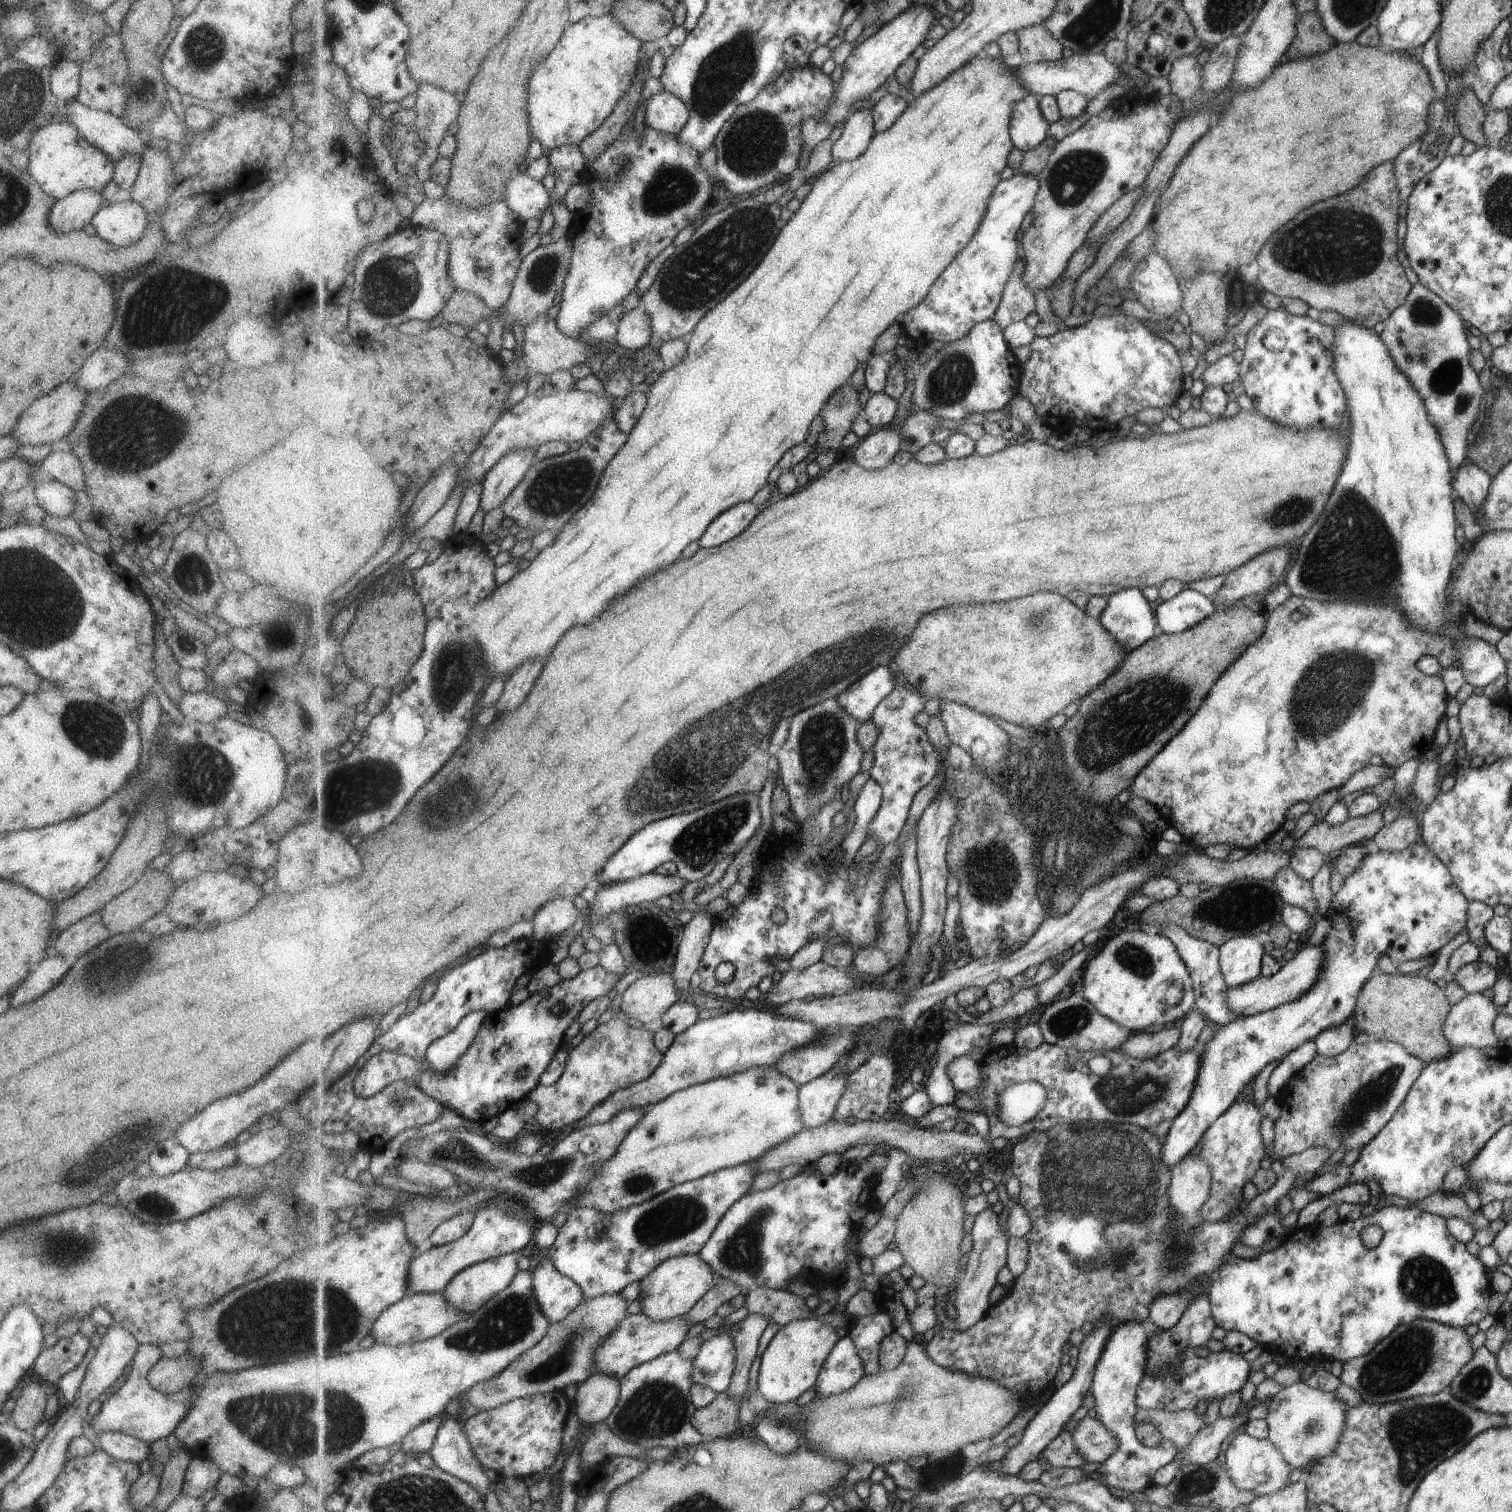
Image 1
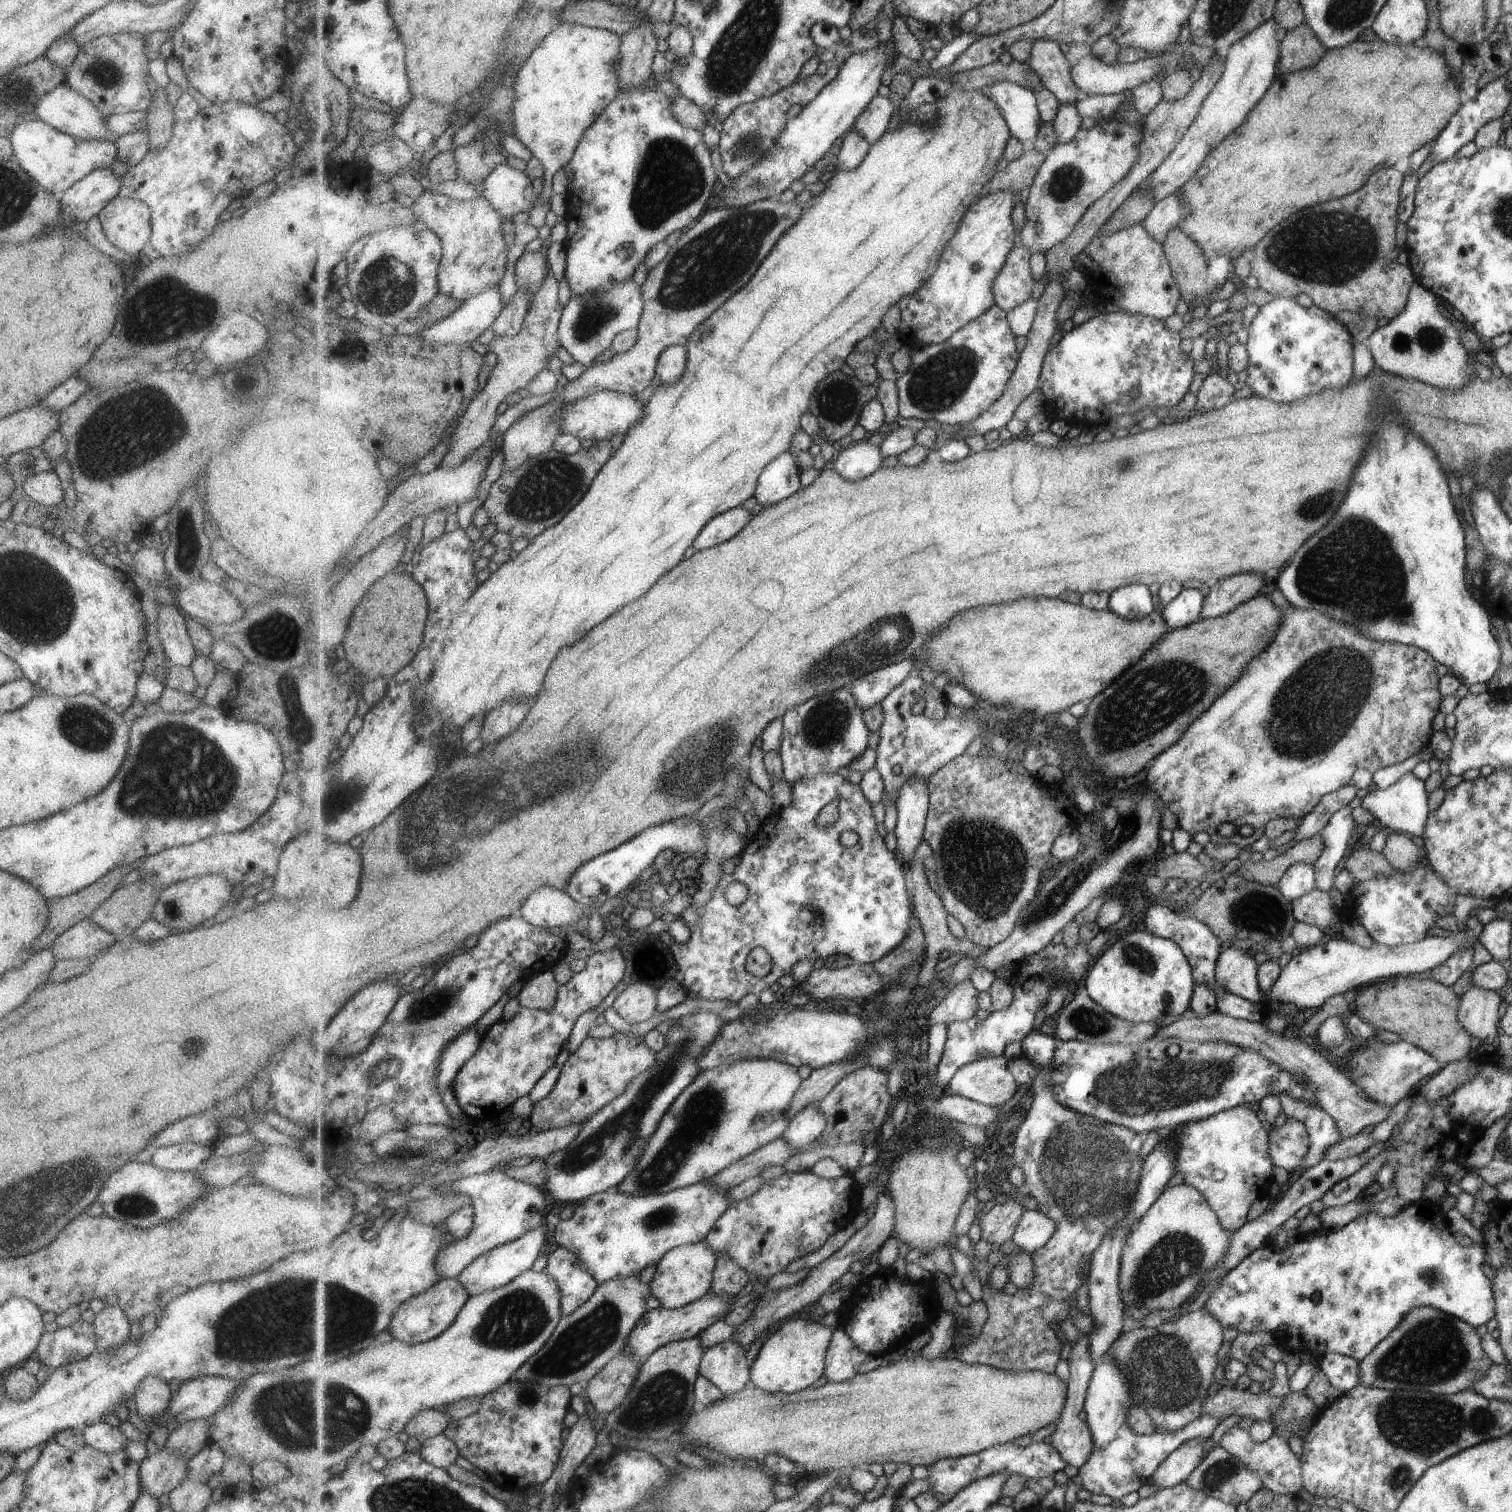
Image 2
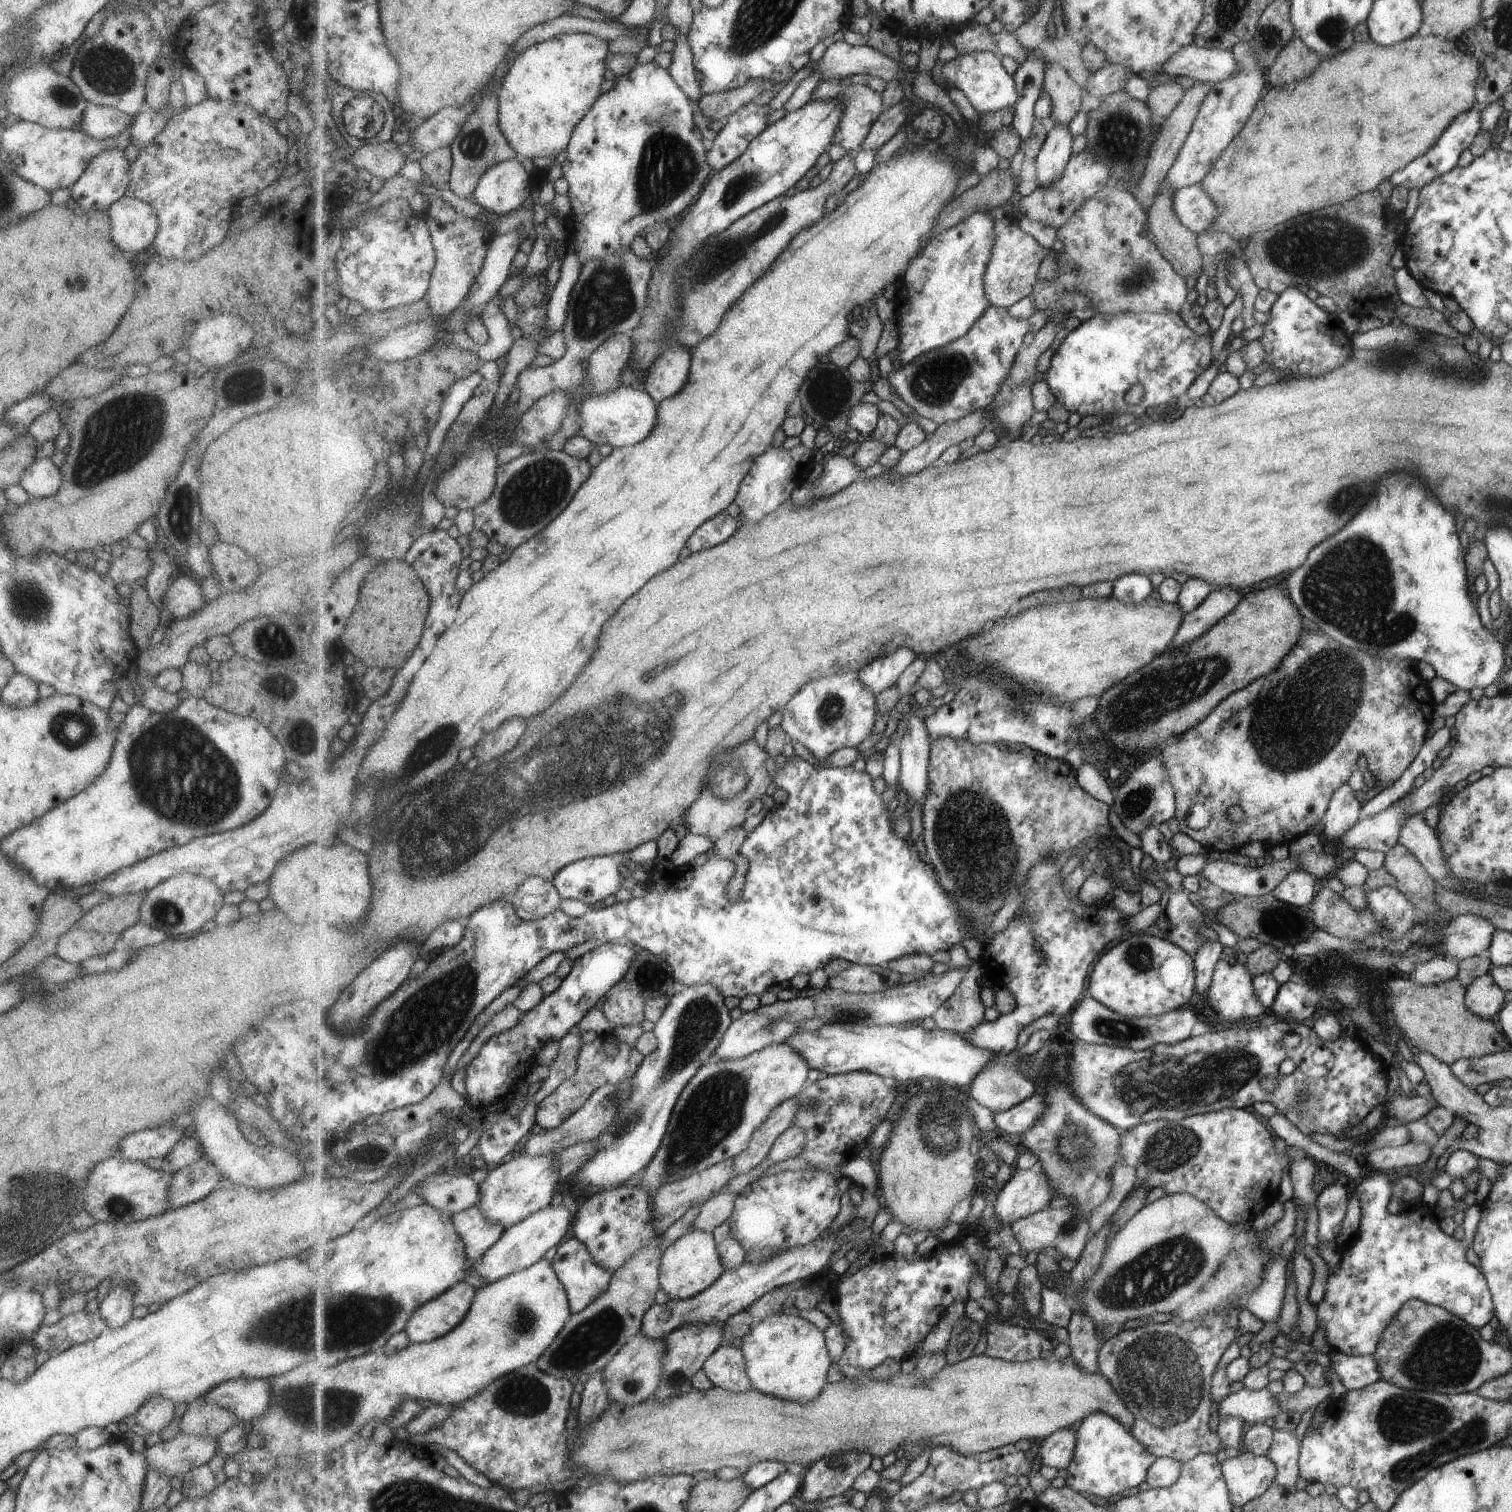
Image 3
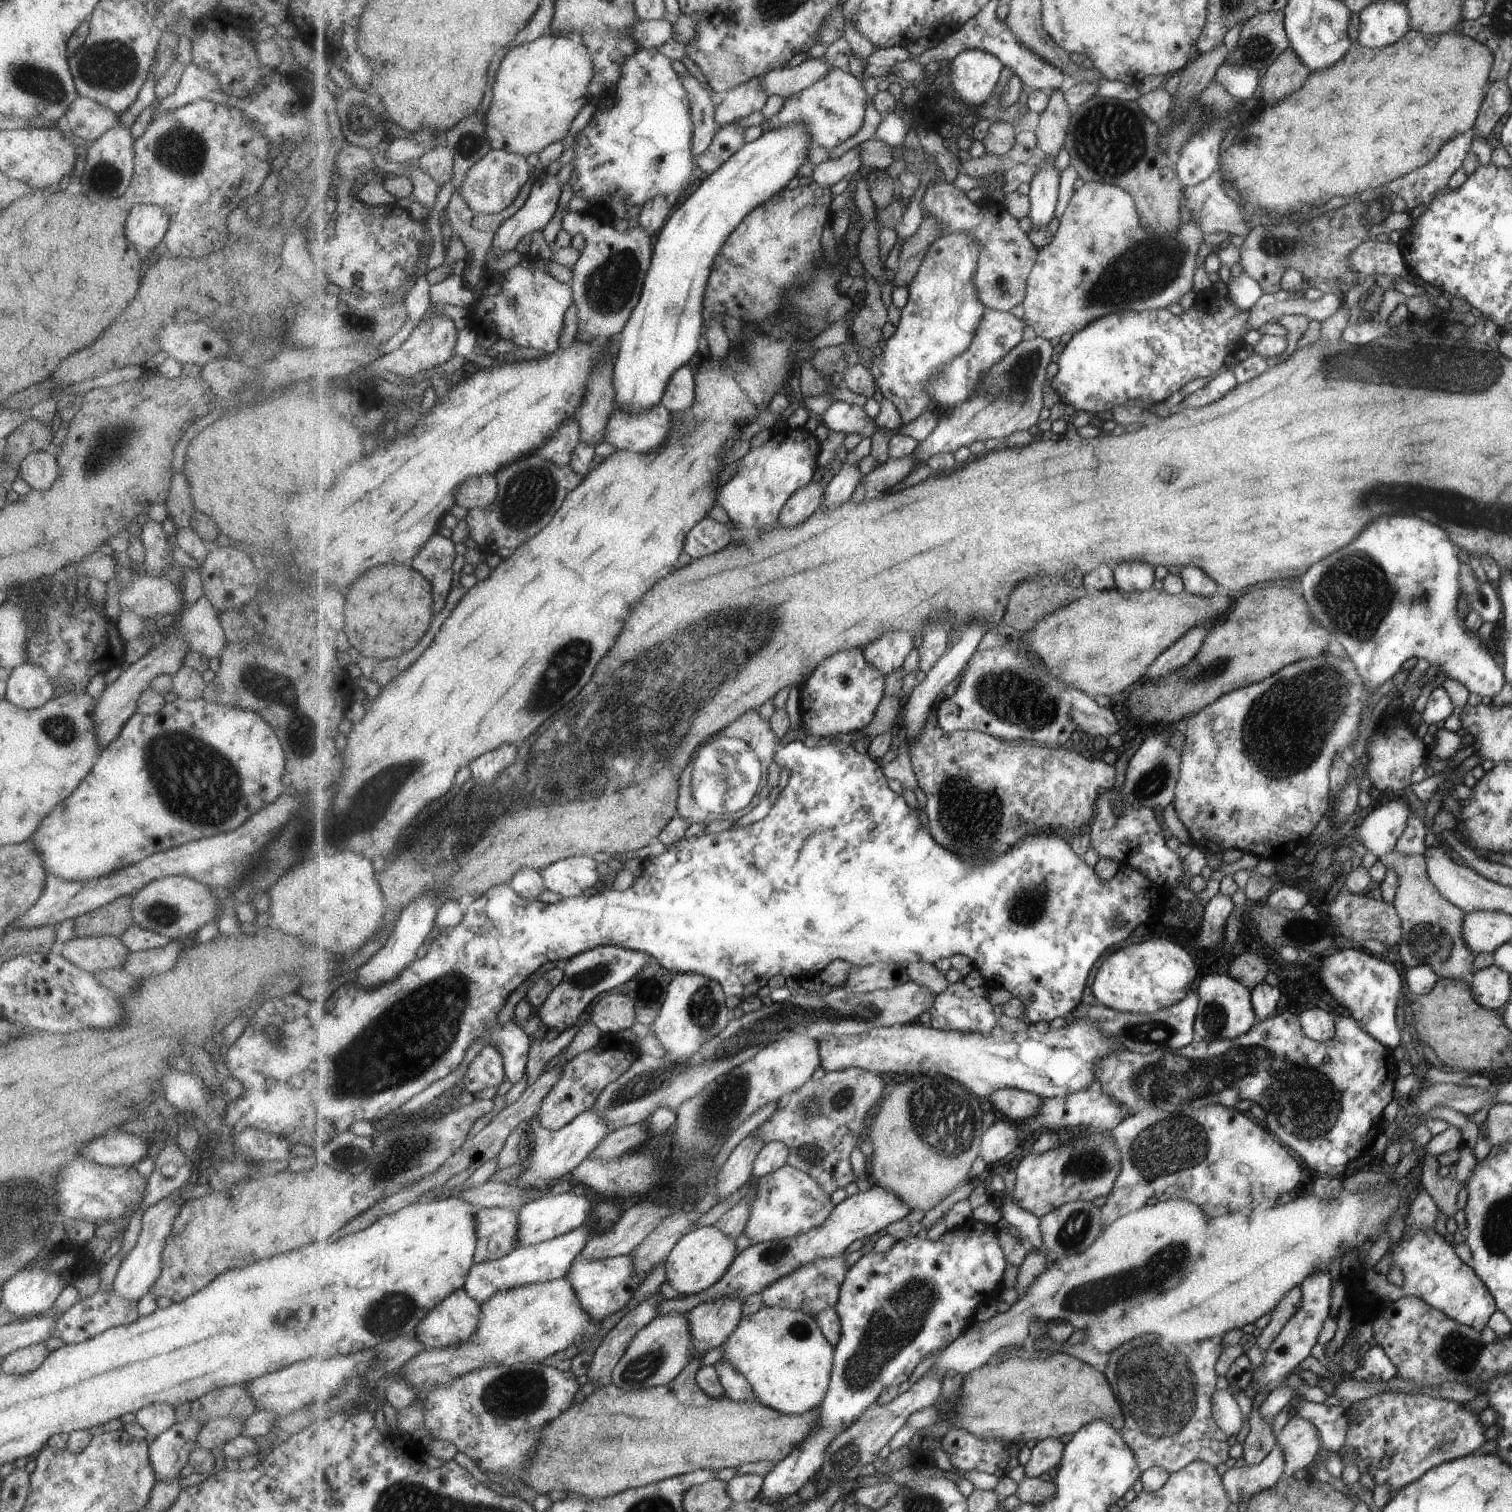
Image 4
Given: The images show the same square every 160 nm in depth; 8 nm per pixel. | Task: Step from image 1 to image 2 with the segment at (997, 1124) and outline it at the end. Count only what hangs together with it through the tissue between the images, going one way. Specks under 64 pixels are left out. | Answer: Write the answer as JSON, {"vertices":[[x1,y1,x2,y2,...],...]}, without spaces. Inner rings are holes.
{"vertices":[[1166,1038,1157,1042,1151,1043,1151,1039,1145,1040,1142,1044,1134,1044,1134,1045,1122,1045,1121,1043,1105,1043,1092,1045,1091,1043,1086,1043,1083,1041,1065,1041,1056,1051,1055,1056,1053,1056,1052,1063,1047,1067,1043,1067,1038,1065,1035,1061,1031,1060,1027,1055,1023,1054,1020,1057,1015,1057,1013,1059,1009,1059,1008,1067,1011,1071,1011,1074,1015,1077,1015,1080,1018,1082,1018,1089,1023,1086,1027,1090,1020,1096,1020,1100,1014,1107,1014,1116,1016,1118,1015,1123,1021,1123,1025,1120,1028,1112,1031,1110,1031,1107,1034,1105,1034,1100,1036,1097,1036,1081,1038,1077,1042,1076,1043,1073,1048,1072,1048,1082,1052,1087,1052,1091,1056,1096,1057,1102,1060,1102,1065,1108,1070,1108,1075,1112,1080,1112,1081,1115,1089,1115,1090,1117,1095,1117,1096,1119,1102,1120,1106,1123,1113,1123,1119,1125,1120,1127,1125,1127,1126,1129,1131,1129,1136,1133,1147,1133,1148,1131,1158,1129,1166,1130,1175,1127,1179,1127,1184,1125,1187,1122,1198,1121,1203,1117,1208,1117,1209,1115,1214,1115,1216,1112,1230,1109,1231,1107,1236,1107,1242,1104,1252,1104,1255,1106,1258,1103,1258,1100,1261,1100,1263,1096,1265,1096,1266,1092,1271,1094,1277,1094,1278,1091,1282,1091,1283,1093,1287,1093,1290,1097,1296,1099,1299,1097,1301,1100,1307,1101,1308,1103,1315,1103,1316,1098,1314,1097,1312,1089,1303,1089,1301,1086,1294,1081,1290,1073,1282,1071,1276,1064,1273,1064,1271,1061,1268,1061,1266,1058,1262,1057,1257,1051,1253,1051,1252,1049,1246,1049,1244,1047,1225,1044,1225,1043,1198,1043,1197,1041,1182,1041,1178,1038],[1059,1064,1066,1064,1067,1069,1064,1070,1063,1073,1059,1072,1057,1074,1056,1067]]}

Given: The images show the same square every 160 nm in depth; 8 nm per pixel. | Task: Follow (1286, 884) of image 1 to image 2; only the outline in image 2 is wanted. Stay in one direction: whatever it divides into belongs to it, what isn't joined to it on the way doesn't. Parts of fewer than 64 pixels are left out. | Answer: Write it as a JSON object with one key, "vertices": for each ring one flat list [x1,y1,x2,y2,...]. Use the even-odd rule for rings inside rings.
{"vertices":[[1316,888,1293,899,1291,904,1296,921,1316,926,1324,932,1330,930,1328,926,1331,924,1334,924,1334,928,1338,928,1341,922,1340,913,1331,906,1329,894]]}

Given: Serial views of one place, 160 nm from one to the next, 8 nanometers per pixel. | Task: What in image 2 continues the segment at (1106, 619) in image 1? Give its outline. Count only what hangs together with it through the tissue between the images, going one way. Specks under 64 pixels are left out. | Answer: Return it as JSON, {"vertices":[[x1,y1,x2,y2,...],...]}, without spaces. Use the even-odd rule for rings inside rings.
{"vertices":[[1129,584,1112,592,1109,609,1125,620,1136,621,1153,610,1151,595,1147,585]]}

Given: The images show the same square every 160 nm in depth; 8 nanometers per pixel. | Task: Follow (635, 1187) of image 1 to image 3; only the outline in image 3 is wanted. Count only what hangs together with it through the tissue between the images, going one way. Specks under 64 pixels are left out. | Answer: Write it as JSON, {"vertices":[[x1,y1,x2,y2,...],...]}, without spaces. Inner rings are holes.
{"vertices":[[772,1044,740,1059,707,1062,685,1087,673,1111,671,1124,659,1150,643,1169,641,1186,659,1191,667,1185,678,1183,688,1176,706,1171,717,1163,734,1159,746,1150,754,1132,770,1118,771,1111,782,1102,797,1096,807,1085,810,1066,794,1048,783,1044]]}

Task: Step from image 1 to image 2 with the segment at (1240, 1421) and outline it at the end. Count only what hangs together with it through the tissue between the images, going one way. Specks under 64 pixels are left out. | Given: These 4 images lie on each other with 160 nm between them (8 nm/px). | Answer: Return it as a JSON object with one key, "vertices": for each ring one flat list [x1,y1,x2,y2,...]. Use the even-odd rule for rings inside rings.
{"vertices":[[1190,1438,1181,1443,1168,1458,1157,1468,1152,1484,1166,1489,1184,1482,1187,1475,1201,1462,1207,1454,1204,1438]]}

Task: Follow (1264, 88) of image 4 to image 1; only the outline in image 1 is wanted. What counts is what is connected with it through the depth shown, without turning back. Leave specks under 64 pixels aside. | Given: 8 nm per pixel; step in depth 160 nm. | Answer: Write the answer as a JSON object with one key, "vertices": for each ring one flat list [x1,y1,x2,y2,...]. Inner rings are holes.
{"vertices":[[1315,11,1301,13,1295,26,1296,35,1285,52,1287,59,1302,59,1323,54,1333,43]]}

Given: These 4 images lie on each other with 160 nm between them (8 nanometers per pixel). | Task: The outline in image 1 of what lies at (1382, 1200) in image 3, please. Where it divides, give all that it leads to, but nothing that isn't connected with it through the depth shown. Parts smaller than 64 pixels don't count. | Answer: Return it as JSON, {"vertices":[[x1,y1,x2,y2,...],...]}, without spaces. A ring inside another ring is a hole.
{"vertices":[[1389,1205,1373,1211,1370,1215,1360,1215,1354,1221,1338,1220,1330,1227,1320,1227,1316,1226,1315,1223,1311,1223,1301,1228,1292,1228,1276,1248,1271,1251,1258,1253,1253,1258,1241,1259,1235,1257,1235,1255,1228,1254,1218,1275,1210,1282,1207,1294,1210,1302,1210,1311,1216,1326,1226,1331,1237,1330,1237,1332,1241,1332,1241,1334,1251,1338,1253,1342,1262,1344,1272,1354,1280,1354,1281,1356,1286,1356,1288,1361,1302,1364,1309,1360,1321,1362,1327,1356,1344,1363,1353,1357,1367,1354,1367,1352,1371,1351,1373,1347,1385,1339,1395,1327,1398,1327,1400,1324,1411,1323,1415,1318,1429,1319,1441,1324,1465,1329,1468,1324,1475,1324,1480,1318,1488,1314,1487,1302,1489,1302,1491,1290,1489,1290,1489,1281,1485,1278,1485,1270,1483,1270,1478,1257,1470,1255,1466,1251,1464,1243,1451,1236,1446,1227,1446,1219,1442,1216,1419,1210,1417,1207,1402,1209,1395,1205],[1370,1224,1375,1224,1375,1226,1379,1226,1382,1230,1379,1244,1371,1249,1362,1245,1361,1237,1359,1237,1360,1230]]}

